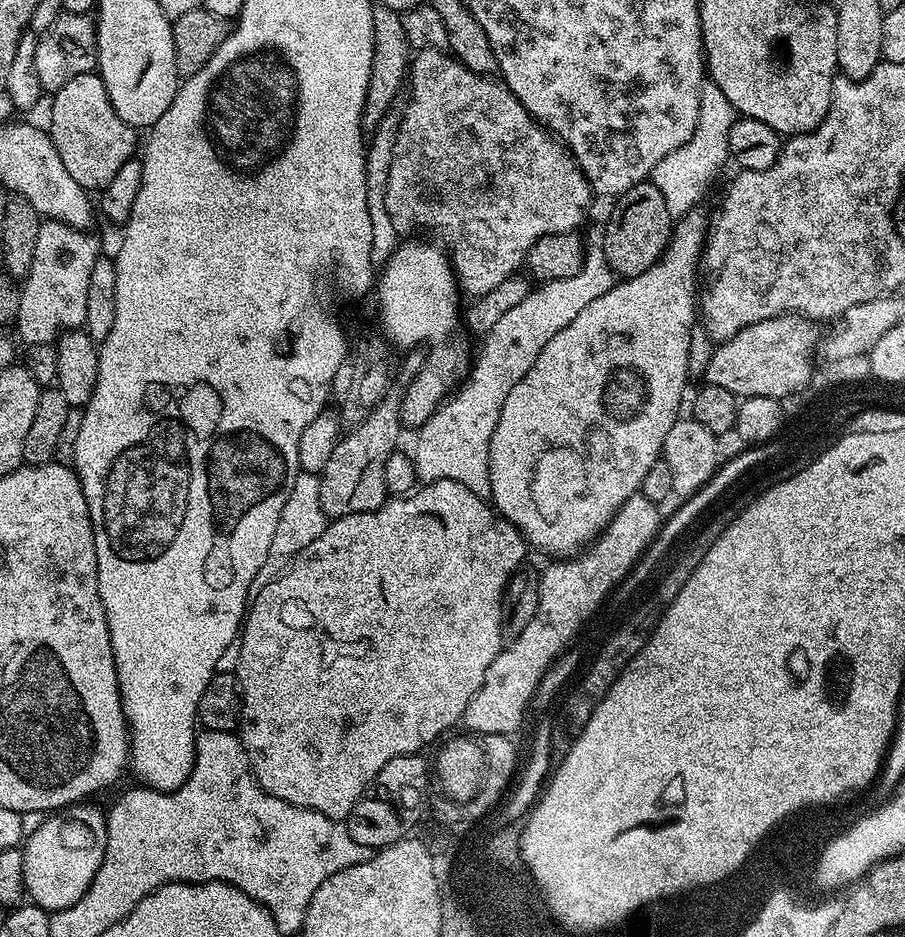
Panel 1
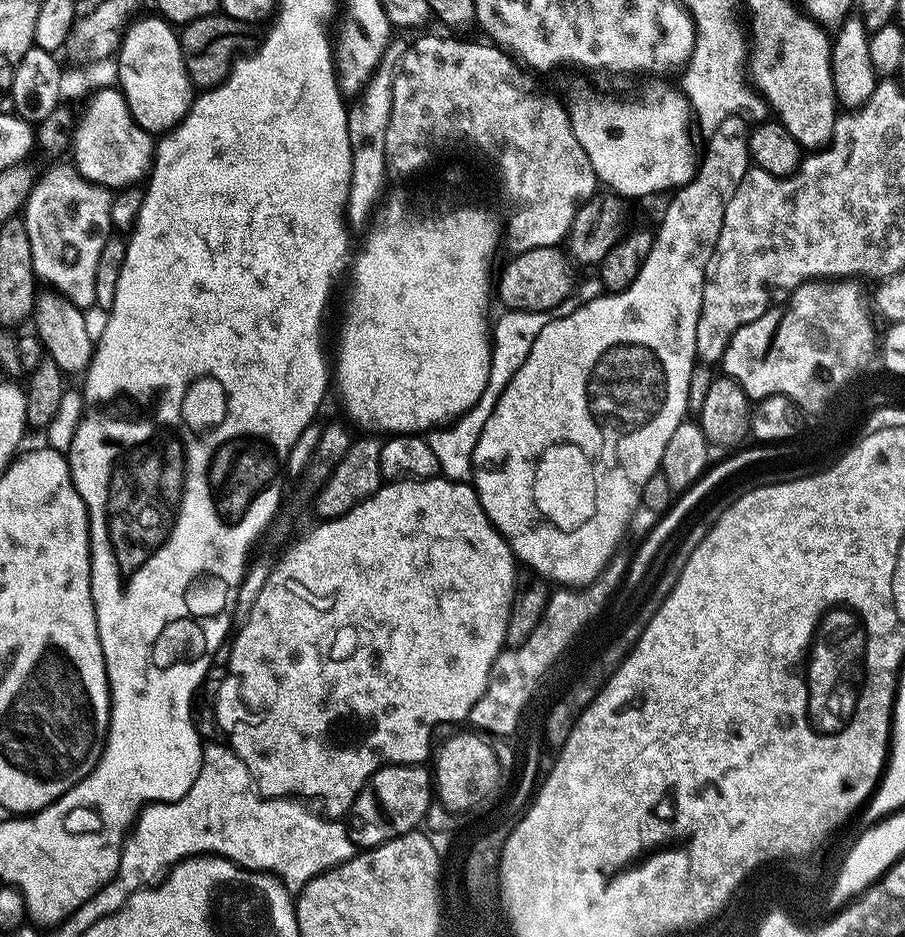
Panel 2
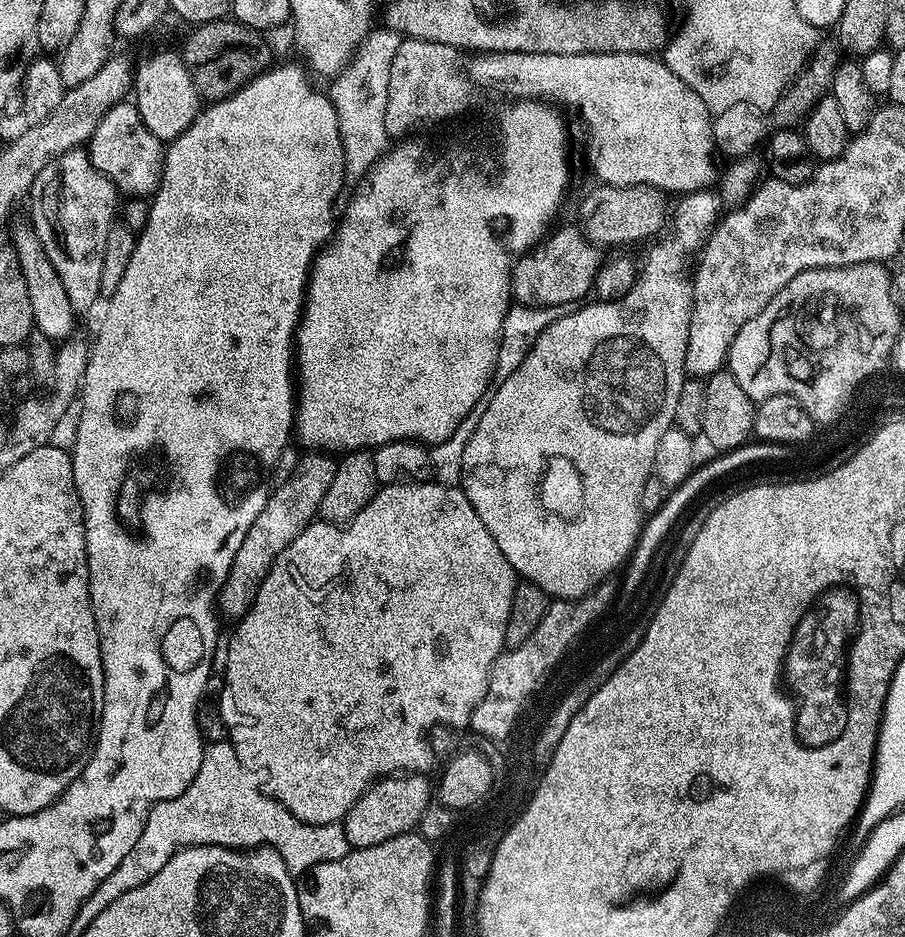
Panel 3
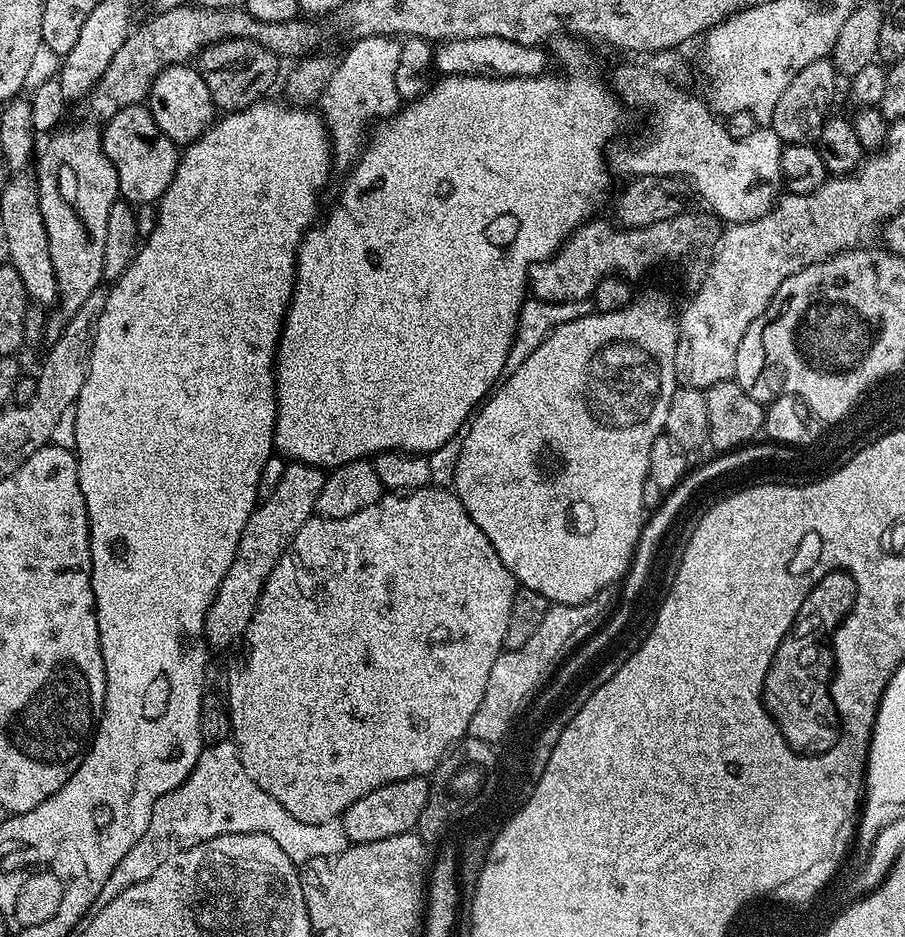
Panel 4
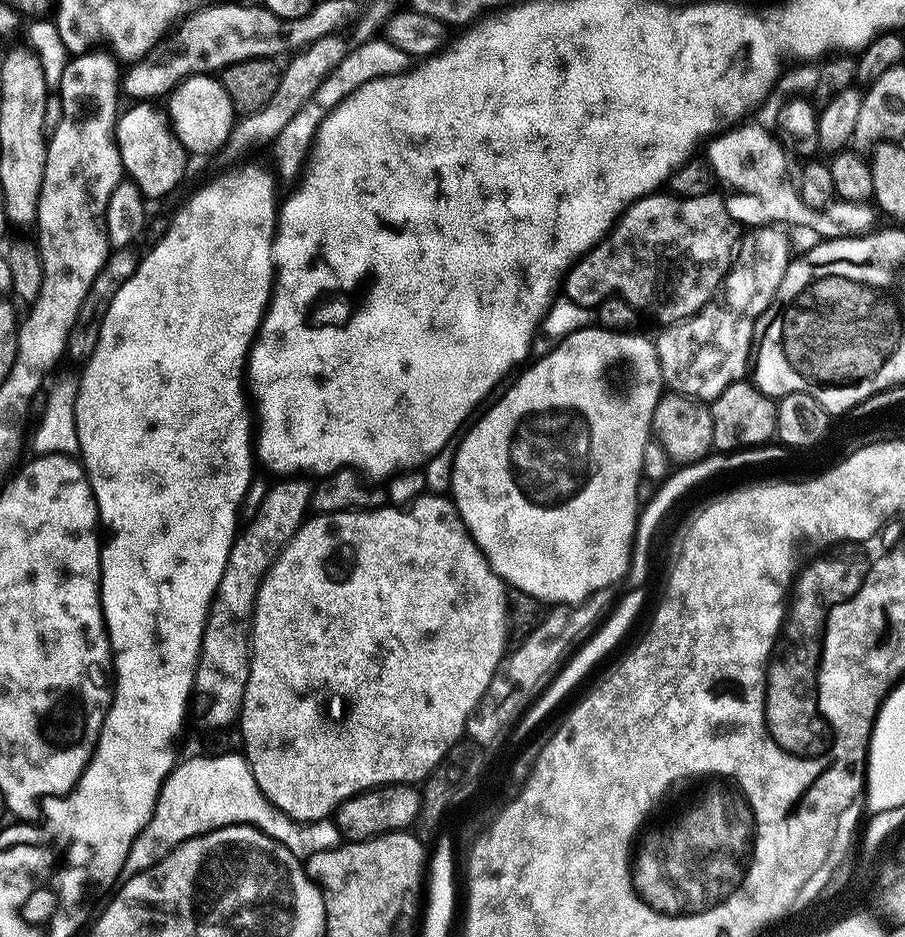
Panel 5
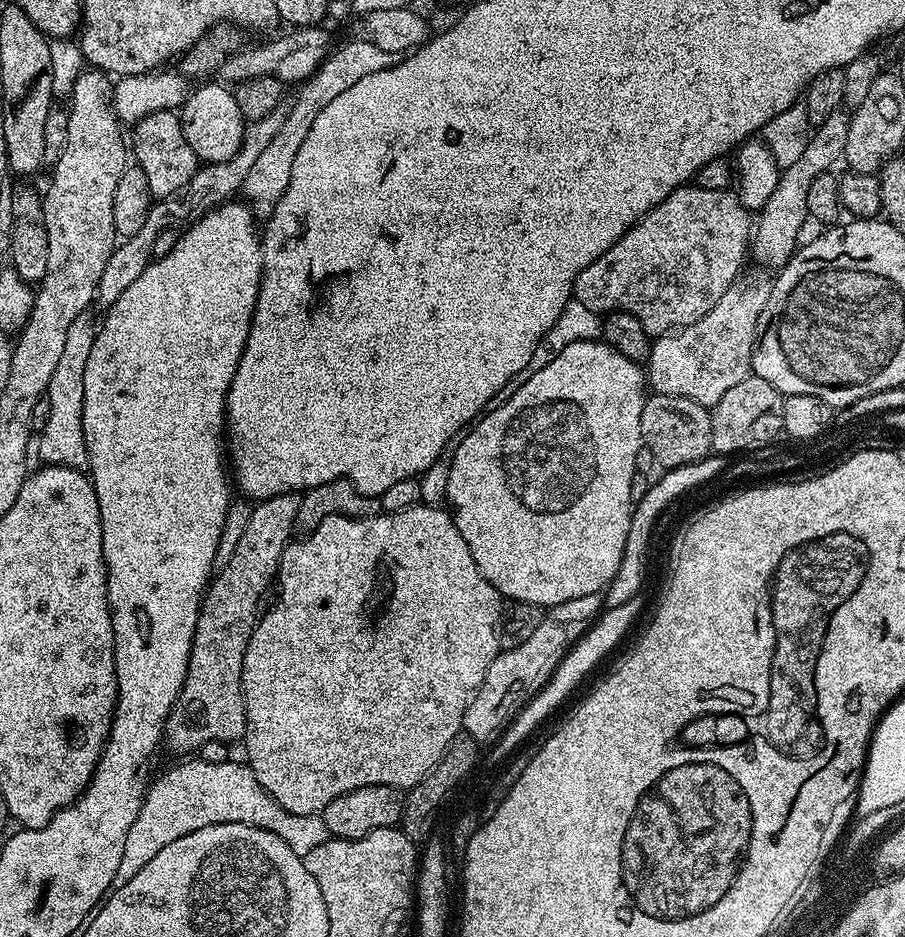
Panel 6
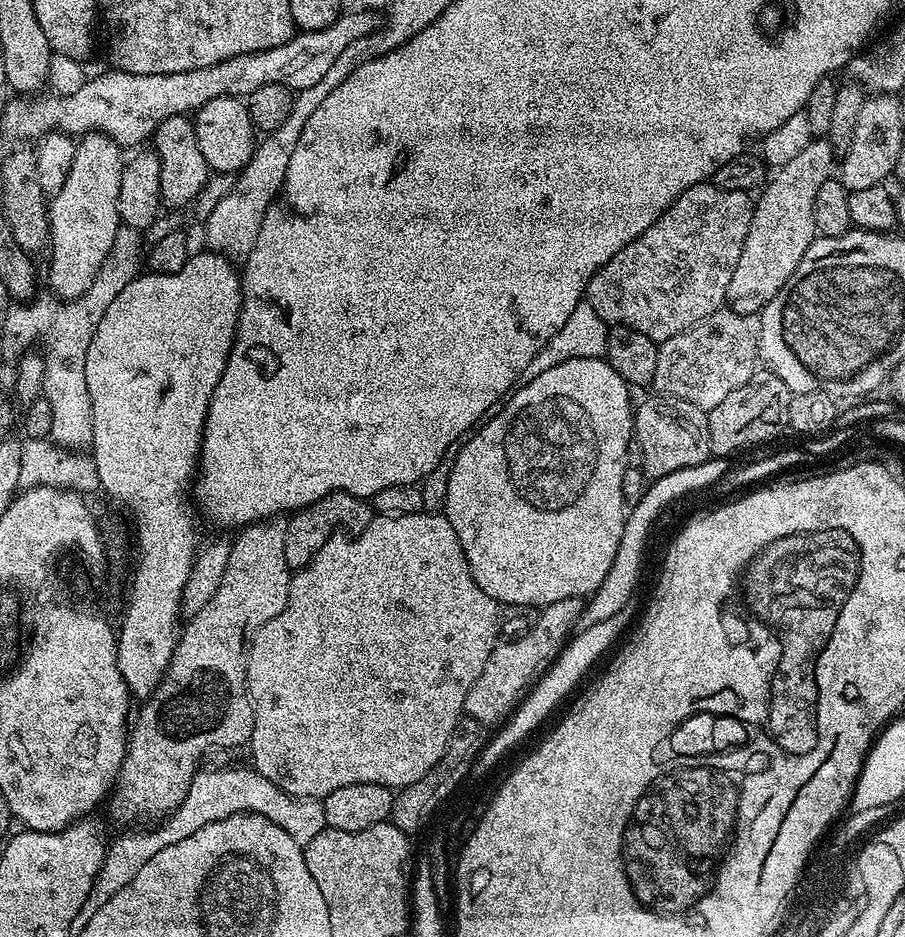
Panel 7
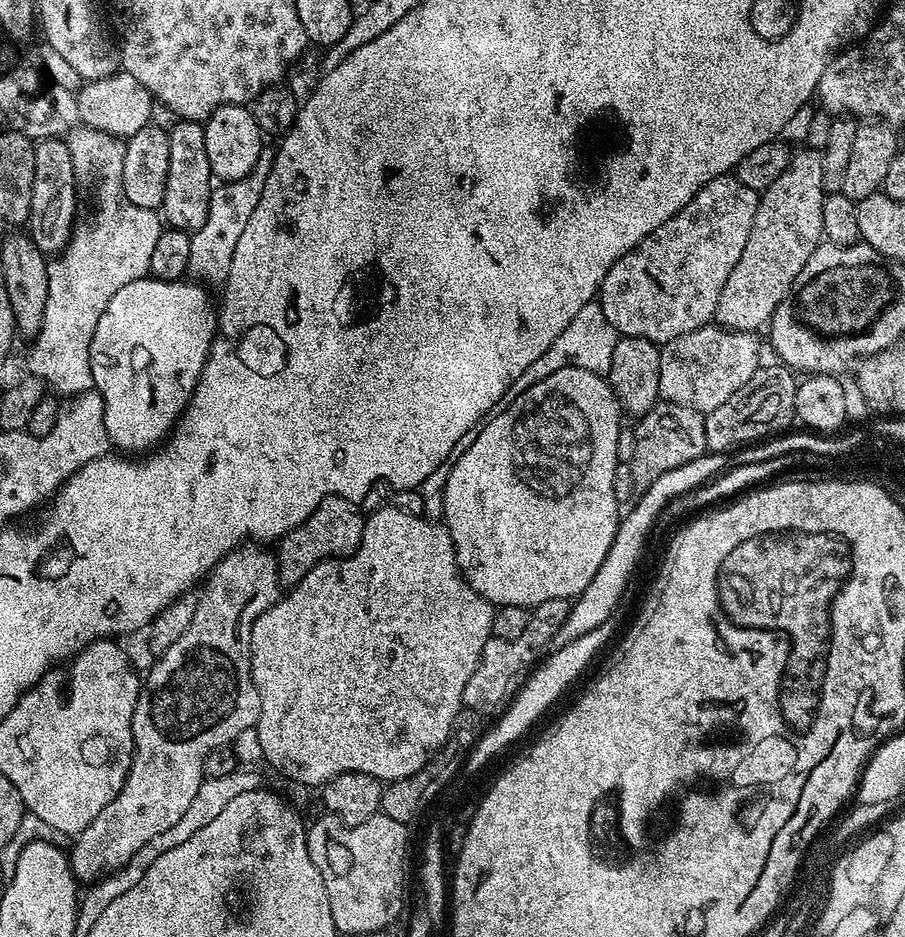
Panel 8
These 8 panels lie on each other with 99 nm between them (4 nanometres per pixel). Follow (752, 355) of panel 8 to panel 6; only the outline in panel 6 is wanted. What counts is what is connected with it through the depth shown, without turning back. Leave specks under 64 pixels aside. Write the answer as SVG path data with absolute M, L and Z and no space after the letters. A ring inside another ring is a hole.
M767 279L760 280L757 284L752 280L743 280L730 285L726 294L722 294L722 298L718 298L718 302L714 302L714 310L710 310L710 314L698 318L698 322L669 332L667 336L657 336L651 341L646 361L646 380L653 393L690 398L701 404L703 408L711 409L712 405L718 402L718 398L722 398L722 394L726 394L726 390L738 386L738 382L742 382L742 378L750 375L752 351L756 345L756 327L768 301L768 296L772 293L772 285Z

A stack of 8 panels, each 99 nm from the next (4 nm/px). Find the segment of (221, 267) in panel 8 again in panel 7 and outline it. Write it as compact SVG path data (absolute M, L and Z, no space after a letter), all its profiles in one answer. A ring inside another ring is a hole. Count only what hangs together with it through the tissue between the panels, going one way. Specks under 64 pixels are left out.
M291 112L286 122L271 133L270 138L261 139L257 143L247 167L235 177L230 194L226 194L226 198L222 198L222 202L218 202L218 206L214 206L214 210L203 221L204 236L208 239L207 247L211 251L242 258L254 246L258 230L262 226L262 218L284 186L286 166L290 166L290 154L294 154L294 146L307 121L304 112Z

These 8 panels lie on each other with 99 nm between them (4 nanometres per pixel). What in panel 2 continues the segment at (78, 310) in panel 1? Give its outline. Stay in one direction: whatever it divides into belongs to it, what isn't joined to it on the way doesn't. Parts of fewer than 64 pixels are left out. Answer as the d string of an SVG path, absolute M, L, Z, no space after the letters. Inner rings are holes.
M75 167L52 168L40 181L31 185L27 201L22 209L22 219L26 234L30 234L30 254L34 258L34 270L37 281L49 284L49 289L65 296L75 308L91 309L95 305L94 274L98 271L98 257L102 255L102 246L113 235L110 222L110 202L113 193L98 184L92 184L81 176Z

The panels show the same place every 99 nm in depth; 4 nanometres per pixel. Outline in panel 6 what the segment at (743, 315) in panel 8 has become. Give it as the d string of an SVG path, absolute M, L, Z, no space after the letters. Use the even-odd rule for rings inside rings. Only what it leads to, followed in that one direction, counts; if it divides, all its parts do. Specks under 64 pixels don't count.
M841 110L830 114L826 122L815 125L814 131L808 137L806 150L802 150L802 158L794 162L794 166L783 169L780 173L778 186L774 186L774 192L759 209L760 221L755 221L752 234L752 255L762 264L781 268L787 264L789 258L795 252L799 241L798 236L804 228L804 220L809 219L806 206L806 193L810 190L810 182L818 178L818 174L832 172L835 164L843 157L846 146L846 134L850 116L847 111Z

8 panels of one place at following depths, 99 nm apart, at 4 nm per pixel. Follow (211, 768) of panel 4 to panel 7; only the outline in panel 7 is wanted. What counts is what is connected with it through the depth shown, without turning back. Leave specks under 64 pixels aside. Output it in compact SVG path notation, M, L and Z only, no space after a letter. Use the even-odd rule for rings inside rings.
M251 767L223 768L222 770L197 771L195 778L190 782L190 790L186 798L178 805L163 822L157 823L149 832L132 832L124 836L116 845L109 847L104 859L104 865L96 876L96 884L88 895L87 907L95 910L106 906L122 886L126 886L138 874L138 870L158 854L166 846L174 842L182 842L182 838L190 838L194 830L202 830L202 826L210 826L210 822L218 822L230 818L239 812L257 812L270 822L282 826L296 842L306 846L324 827L324 806L320 800L307 798L296 799L287 796L281 788L274 786L261 772ZM249 768L249 769L248 769ZM165 823L165 824L164 824ZM157 827L157 828L156 828Z

